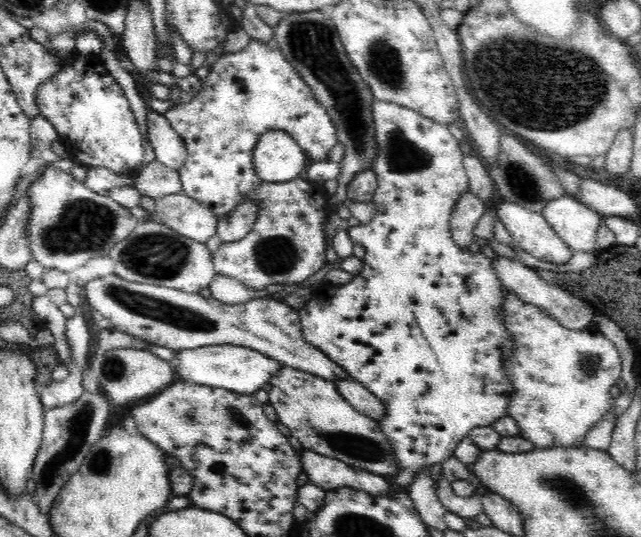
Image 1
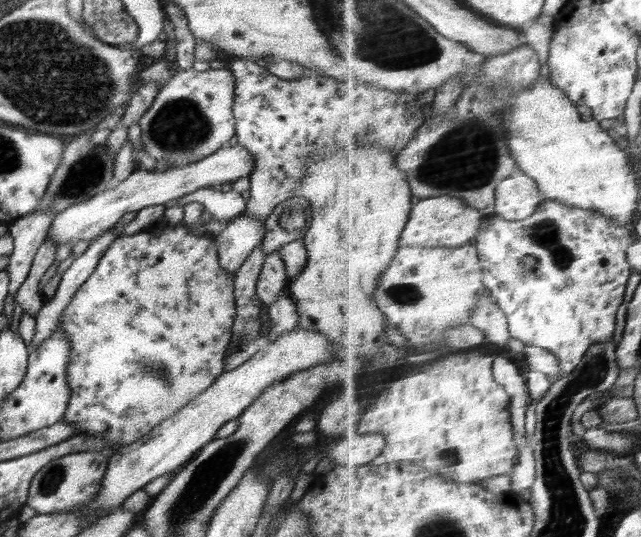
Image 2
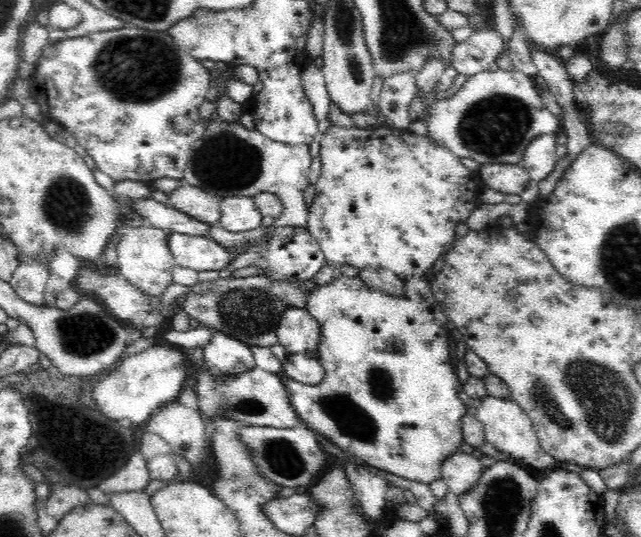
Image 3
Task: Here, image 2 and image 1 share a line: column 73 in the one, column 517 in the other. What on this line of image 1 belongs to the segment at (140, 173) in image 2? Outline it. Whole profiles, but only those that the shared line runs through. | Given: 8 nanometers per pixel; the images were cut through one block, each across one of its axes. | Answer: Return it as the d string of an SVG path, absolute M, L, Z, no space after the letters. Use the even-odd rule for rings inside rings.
M498 201L494 210L520 248L552 264L568 264L574 252L556 234L540 212L532 212L515 202Z

